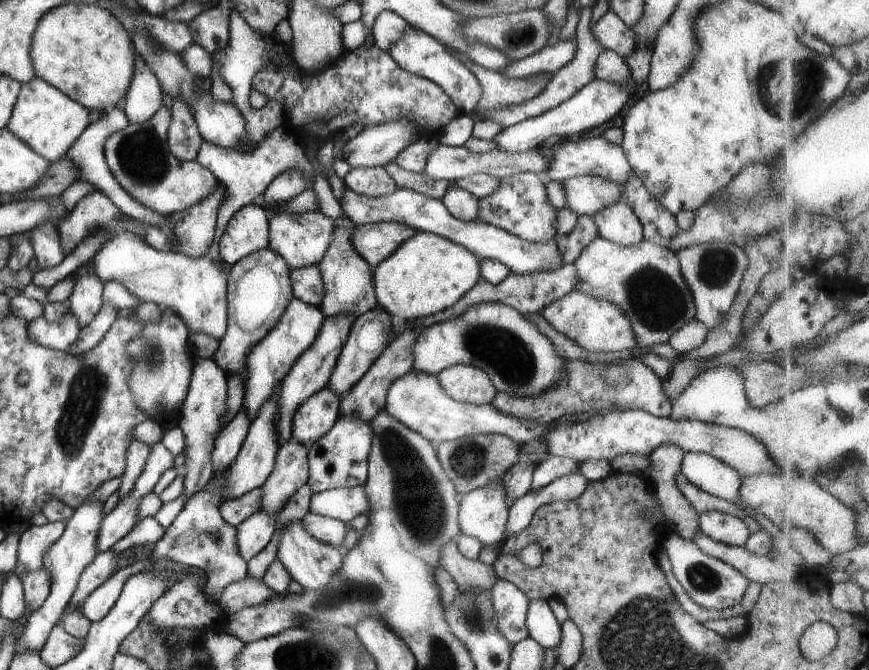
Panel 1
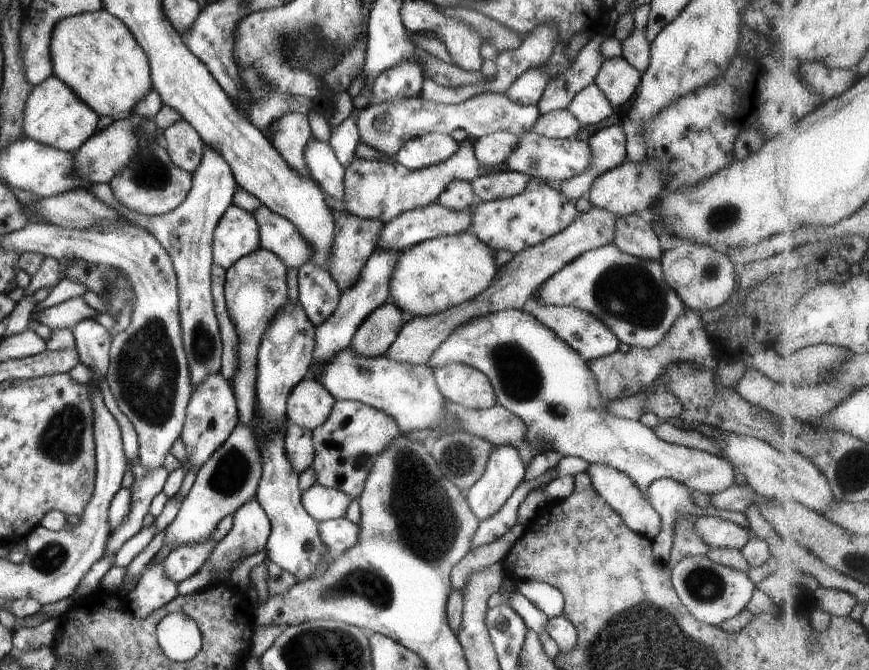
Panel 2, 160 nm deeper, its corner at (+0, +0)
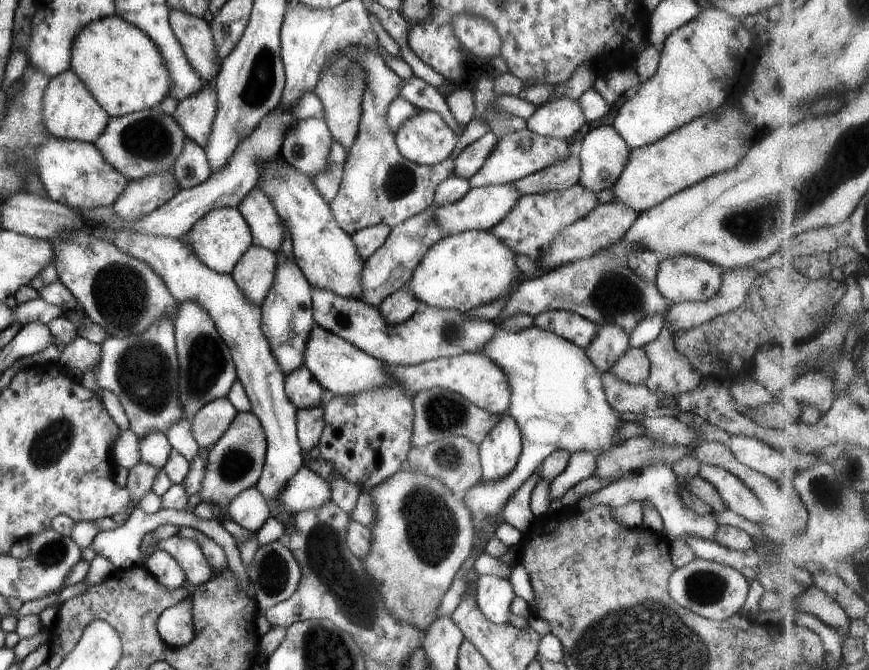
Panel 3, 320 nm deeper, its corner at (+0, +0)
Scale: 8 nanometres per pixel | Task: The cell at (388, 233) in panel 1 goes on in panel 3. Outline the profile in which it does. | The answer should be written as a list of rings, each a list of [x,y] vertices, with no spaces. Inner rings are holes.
[[[511,183],[471,187],[455,202],[446,205],[434,204],[434,219],[446,234],[455,234],[471,229],[488,231],[514,207],[521,195]]]

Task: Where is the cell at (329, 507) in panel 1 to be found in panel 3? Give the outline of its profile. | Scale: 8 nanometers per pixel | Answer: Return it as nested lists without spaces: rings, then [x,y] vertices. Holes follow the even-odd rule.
[[[304,464],[285,483],[276,498],[278,508],[285,513],[316,509],[330,500],[330,488],[324,480]]]

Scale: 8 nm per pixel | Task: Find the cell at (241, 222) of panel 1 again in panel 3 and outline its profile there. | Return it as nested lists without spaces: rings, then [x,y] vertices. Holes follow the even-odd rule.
[[[217,207],[194,222],[188,230],[188,244],[207,268],[219,274],[230,274],[237,259],[251,246],[252,238],[243,215],[235,207]]]

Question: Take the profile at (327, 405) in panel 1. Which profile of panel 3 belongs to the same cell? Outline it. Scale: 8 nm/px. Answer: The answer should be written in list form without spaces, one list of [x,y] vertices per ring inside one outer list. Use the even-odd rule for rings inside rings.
[[[302,364],[293,367],[282,379],[284,393],[296,409],[312,407],[327,396],[317,379]]]

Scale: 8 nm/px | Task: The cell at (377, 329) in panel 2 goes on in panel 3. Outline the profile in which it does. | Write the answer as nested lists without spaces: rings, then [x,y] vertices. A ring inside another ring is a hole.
[[[407,286],[399,287],[381,301],[377,306],[380,315],[387,324],[394,325],[407,320],[416,310],[421,307],[419,302]]]

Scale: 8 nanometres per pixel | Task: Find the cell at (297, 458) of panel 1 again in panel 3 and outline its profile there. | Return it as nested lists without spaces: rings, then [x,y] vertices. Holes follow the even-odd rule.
[[[328,395],[312,407],[295,411],[296,437],[303,451],[309,452],[313,445],[317,445],[324,425],[324,406],[327,404],[327,397]]]

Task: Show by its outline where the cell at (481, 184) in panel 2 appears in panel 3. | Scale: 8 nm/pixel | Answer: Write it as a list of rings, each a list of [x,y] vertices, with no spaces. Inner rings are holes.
[[[569,153],[541,170],[511,183],[522,195],[569,188],[578,182],[580,160]]]

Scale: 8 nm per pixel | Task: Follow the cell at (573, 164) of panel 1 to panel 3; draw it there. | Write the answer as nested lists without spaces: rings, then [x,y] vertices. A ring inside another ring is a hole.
[[[527,127],[524,129],[502,134],[496,138],[493,148],[489,151],[487,158],[481,168],[468,178],[470,187],[484,187],[503,183],[513,183],[520,178],[541,170],[556,160],[566,157],[568,143],[565,139],[556,139],[545,135],[538,135]]]

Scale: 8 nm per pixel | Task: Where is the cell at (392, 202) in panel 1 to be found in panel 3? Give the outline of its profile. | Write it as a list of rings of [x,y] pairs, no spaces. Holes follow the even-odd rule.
[[[307,117],[296,120],[282,136],[280,154],[297,172],[310,175],[325,168],[332,140],[323,119]]]

